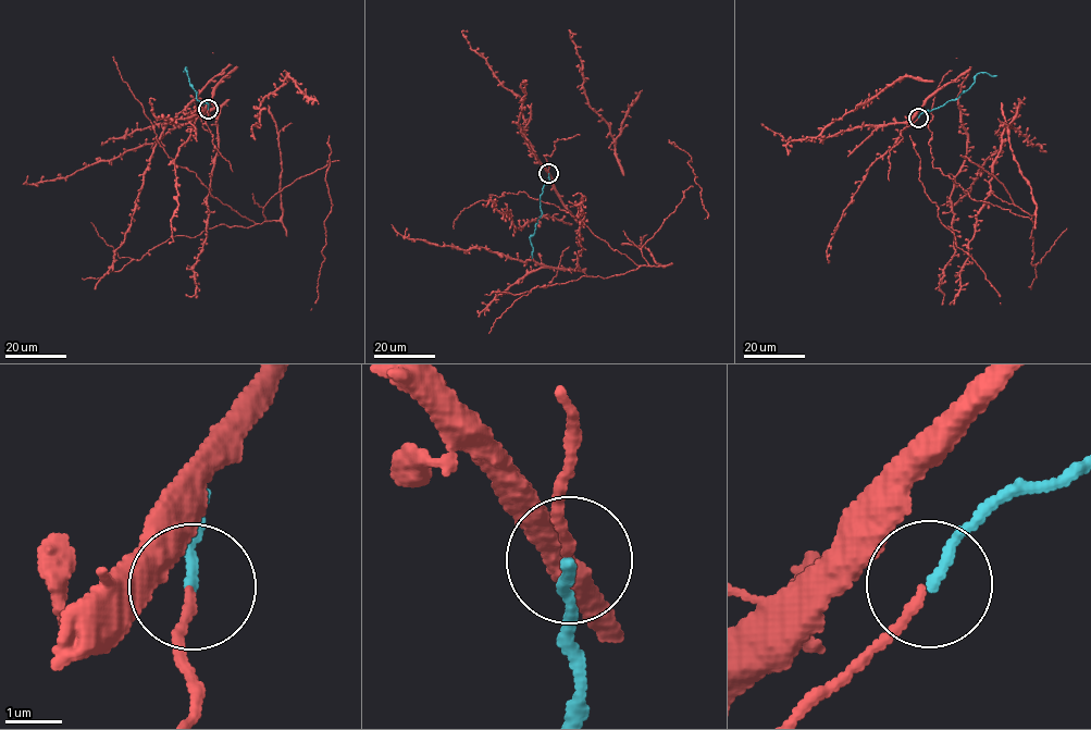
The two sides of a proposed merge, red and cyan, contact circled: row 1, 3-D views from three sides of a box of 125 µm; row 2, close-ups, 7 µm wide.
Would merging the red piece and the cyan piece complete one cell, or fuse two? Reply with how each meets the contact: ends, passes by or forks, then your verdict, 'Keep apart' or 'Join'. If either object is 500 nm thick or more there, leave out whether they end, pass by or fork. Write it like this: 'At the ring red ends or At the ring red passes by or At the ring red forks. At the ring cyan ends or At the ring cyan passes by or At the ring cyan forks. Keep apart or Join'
At the ring red passes by. At the ring cyan ends. Join

